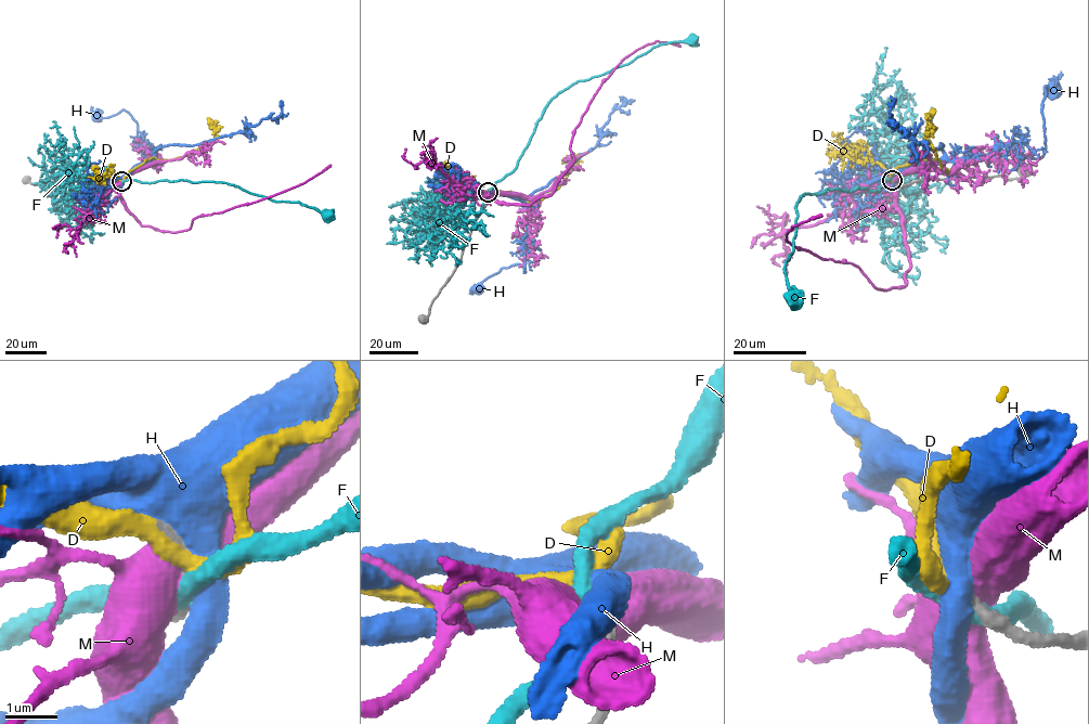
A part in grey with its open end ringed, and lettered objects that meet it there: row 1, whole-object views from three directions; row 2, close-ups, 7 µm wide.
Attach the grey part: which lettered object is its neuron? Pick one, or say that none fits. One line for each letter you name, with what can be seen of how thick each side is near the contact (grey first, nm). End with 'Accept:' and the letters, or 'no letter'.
D: 280 nm thick on the grey side, 300 nm on the other
Accept: D

